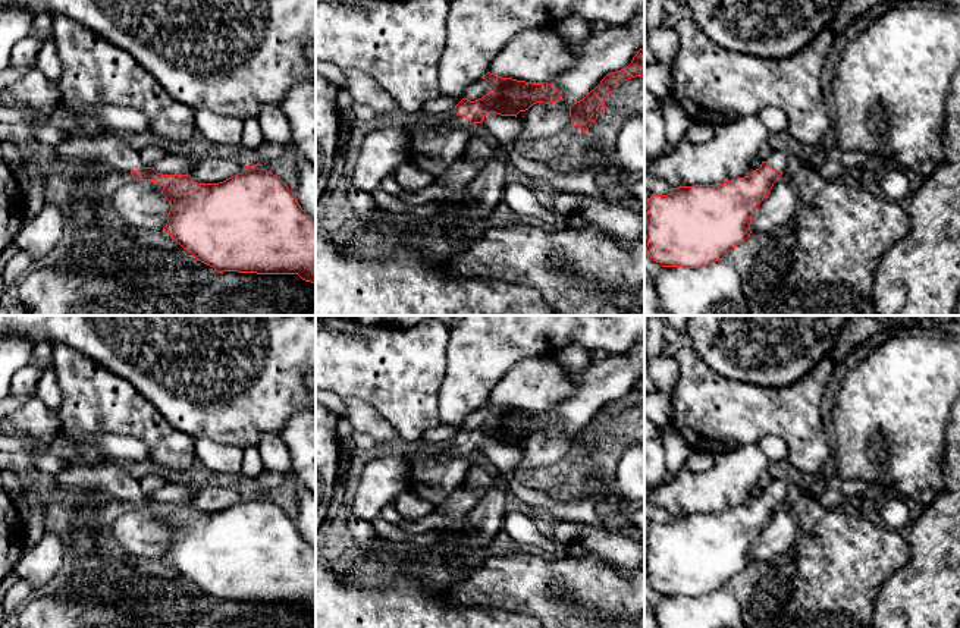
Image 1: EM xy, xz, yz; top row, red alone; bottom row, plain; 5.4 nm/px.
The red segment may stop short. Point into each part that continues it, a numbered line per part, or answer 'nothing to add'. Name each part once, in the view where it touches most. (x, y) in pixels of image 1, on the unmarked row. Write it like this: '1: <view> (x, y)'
1: yz (777, 487)

